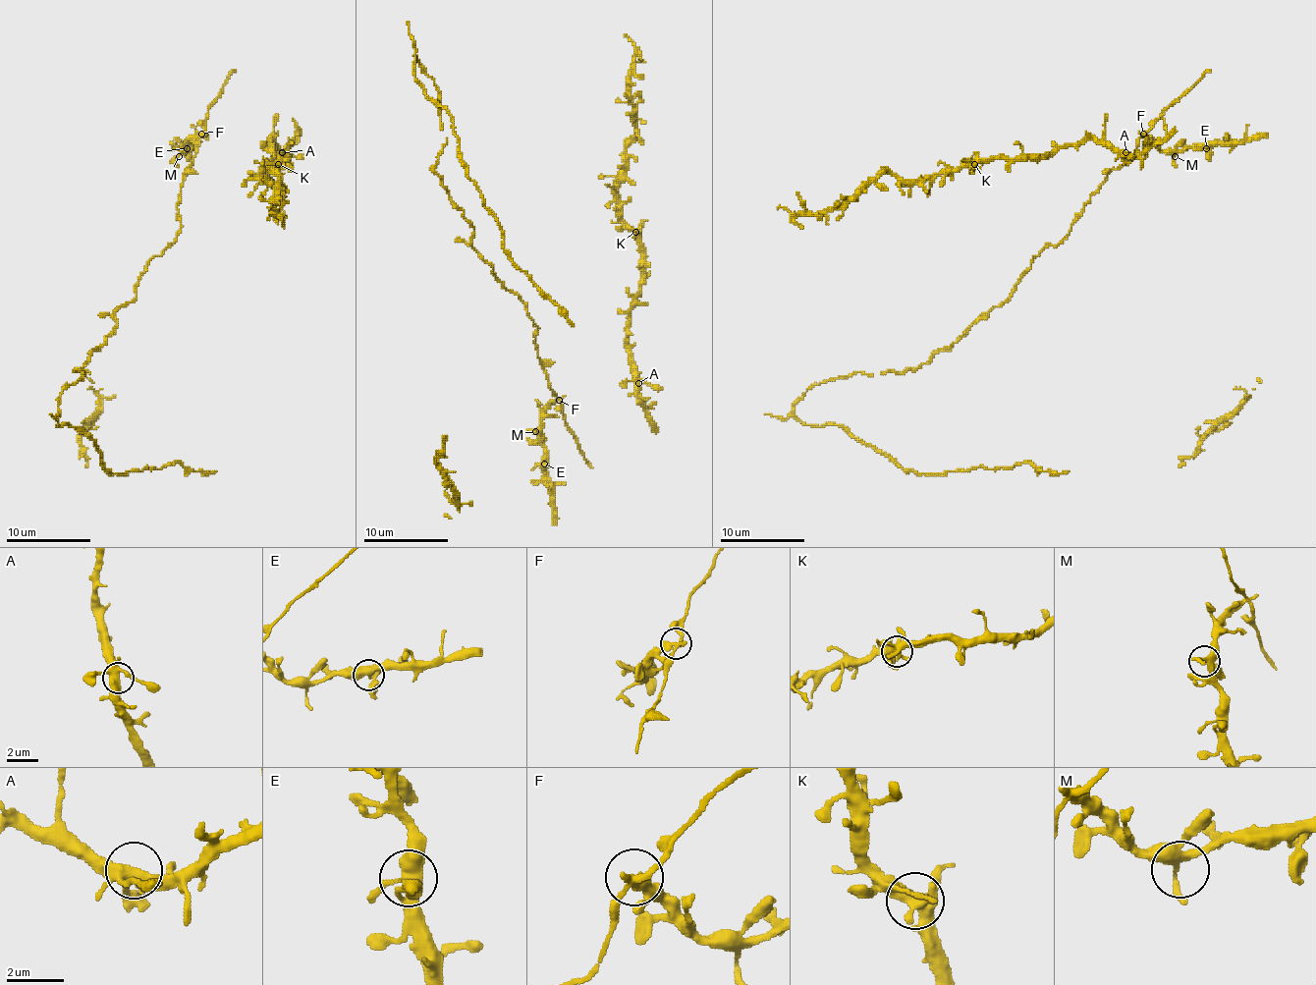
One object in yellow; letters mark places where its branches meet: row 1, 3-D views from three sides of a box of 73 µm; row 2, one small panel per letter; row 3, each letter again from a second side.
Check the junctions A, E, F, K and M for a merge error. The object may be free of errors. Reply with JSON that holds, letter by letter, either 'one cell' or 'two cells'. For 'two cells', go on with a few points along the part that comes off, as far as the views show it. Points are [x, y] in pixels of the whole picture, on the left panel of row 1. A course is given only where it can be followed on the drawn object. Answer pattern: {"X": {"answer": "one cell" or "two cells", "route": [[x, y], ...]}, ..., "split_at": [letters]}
{"A": {"answer": "one cell"}, "E": {"answer": "one cell"}, "F": {"answer": "one cell"}, "K": {"answer": "one cell"}, "M": {"answer": "one cell"}, "split_at": []}

